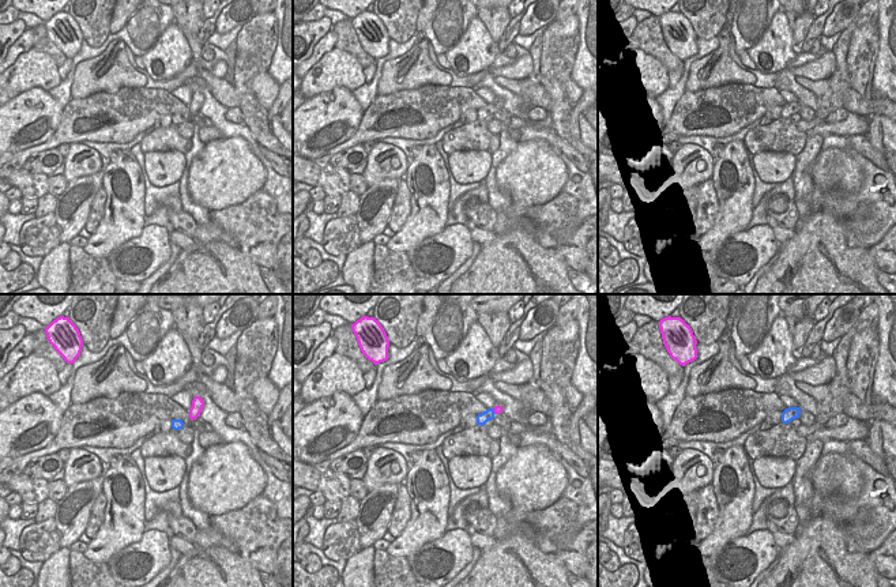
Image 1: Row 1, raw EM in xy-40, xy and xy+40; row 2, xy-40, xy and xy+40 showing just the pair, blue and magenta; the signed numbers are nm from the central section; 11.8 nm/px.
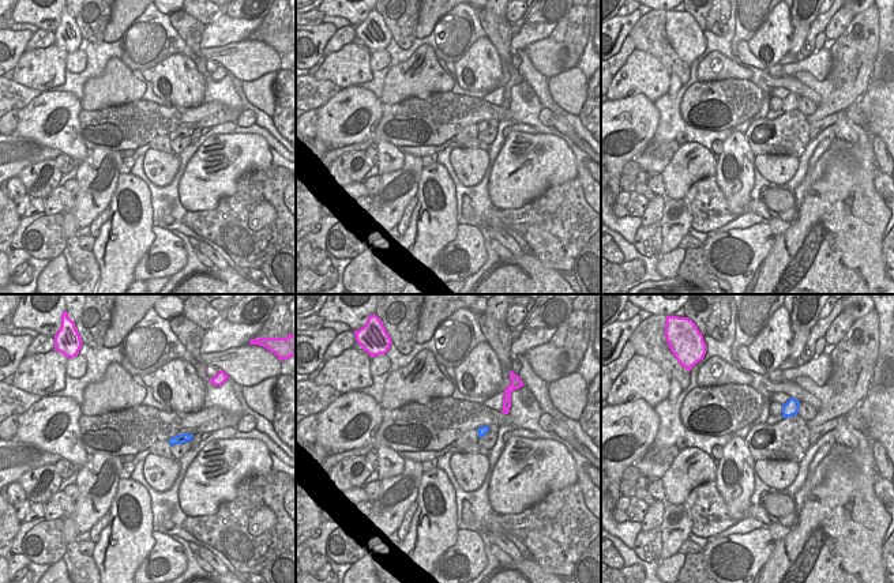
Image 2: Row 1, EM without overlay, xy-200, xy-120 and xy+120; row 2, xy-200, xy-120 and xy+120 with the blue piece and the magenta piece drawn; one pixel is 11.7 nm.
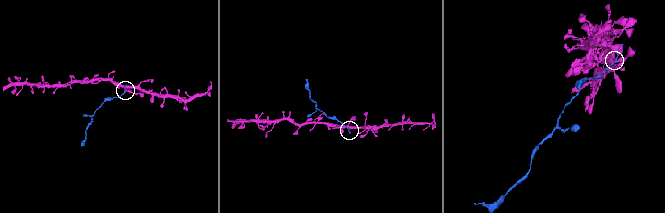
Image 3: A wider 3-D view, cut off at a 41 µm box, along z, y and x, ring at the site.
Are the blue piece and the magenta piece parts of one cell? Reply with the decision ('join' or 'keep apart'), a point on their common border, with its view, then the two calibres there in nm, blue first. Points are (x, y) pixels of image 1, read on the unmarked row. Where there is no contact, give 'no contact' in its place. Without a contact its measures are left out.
keep apart | xy (493, 106) | 140/90 nm

